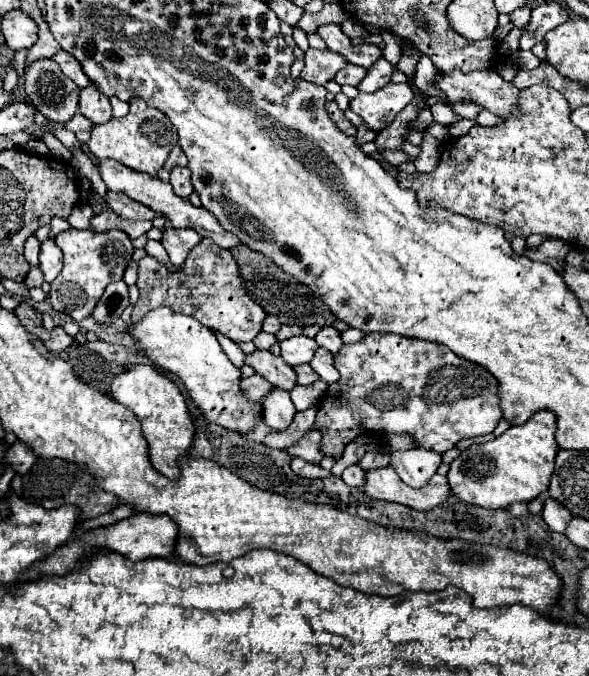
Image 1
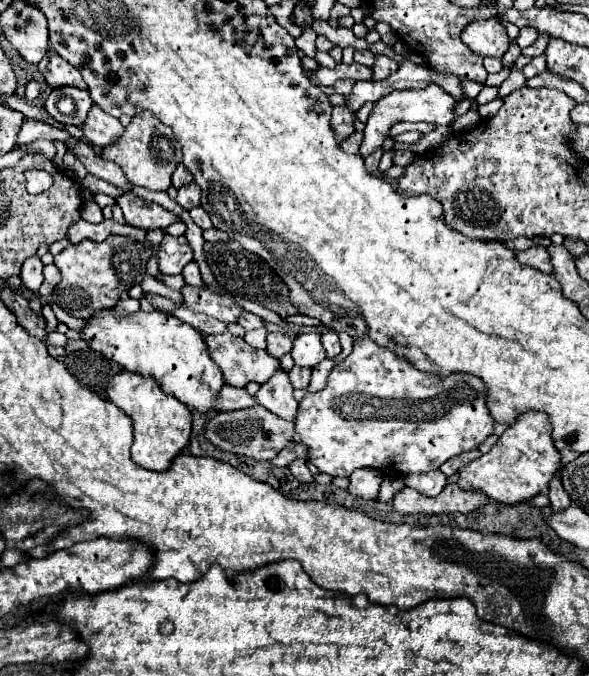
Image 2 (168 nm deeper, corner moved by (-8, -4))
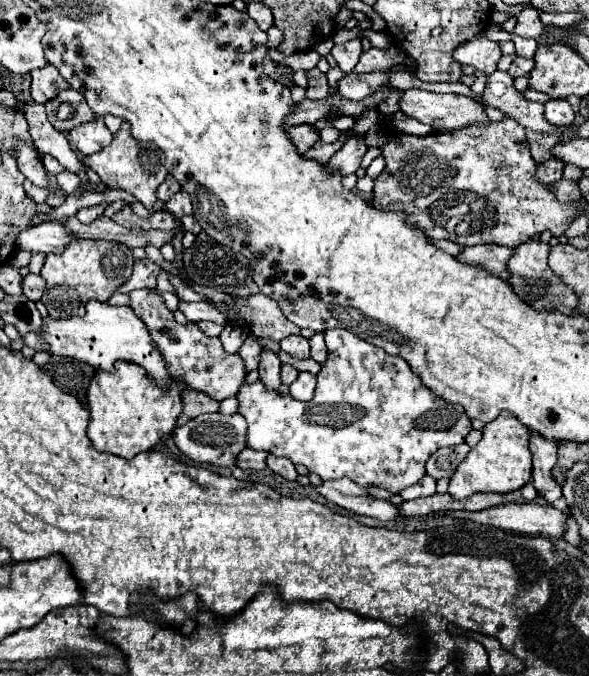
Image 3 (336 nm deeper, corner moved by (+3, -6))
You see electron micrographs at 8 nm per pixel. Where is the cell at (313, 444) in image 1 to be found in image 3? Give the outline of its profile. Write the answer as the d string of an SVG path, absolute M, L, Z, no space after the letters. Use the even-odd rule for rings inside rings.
M245 448L241 454L239 454L239 462L237 466L243 468L243 470L263 470L267 464L265 464L265 458L269 456L269 452L265 450L251 450L251 448Z

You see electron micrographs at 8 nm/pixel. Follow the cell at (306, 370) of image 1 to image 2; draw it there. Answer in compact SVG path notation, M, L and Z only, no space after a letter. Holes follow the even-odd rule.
M294 366L288 374L290 374L290 382L294 388L306 388L310 382L310 368L302 368L302 366Z

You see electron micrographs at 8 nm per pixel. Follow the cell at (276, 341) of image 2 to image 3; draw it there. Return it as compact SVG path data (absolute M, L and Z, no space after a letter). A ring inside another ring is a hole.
M251 334L249 338L247 338L247 342L241 346L241 350L239 350L239 354L241 354L241 358L245 360L245 366L247 366L247 370L251 372L251 370L257 370L257 366L259 366L259 360L261 360L261 354L265 352L267 348Z

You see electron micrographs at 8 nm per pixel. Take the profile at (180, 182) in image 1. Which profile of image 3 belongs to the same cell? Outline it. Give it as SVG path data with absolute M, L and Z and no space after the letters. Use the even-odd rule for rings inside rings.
M179 190L177 194L173 194L169 200L167 200L167 210L173 214L173 216L177 216L177 218L181 218L181 216L185 216L185 214L191 214L191 200L189 200L189 196L187 196L187 192L185 190Z

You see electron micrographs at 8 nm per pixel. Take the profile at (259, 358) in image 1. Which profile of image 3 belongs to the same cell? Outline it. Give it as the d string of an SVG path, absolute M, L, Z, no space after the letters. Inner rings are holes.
M133 290L129 294L131 298L131 308L133 312L147 324L153 340L157 342L161 354L165 356L167 368L171 376L183 378L183 382L199 392L205 392L213 400L225 400L229 396L235 396L243 384L243 378L247 376L245 362L239 354L229 354L223 350L223 344L219 338L209 338L203 334L203 330L193 324L179 324L175 322L173 314L167 310L165 302L147 290Z

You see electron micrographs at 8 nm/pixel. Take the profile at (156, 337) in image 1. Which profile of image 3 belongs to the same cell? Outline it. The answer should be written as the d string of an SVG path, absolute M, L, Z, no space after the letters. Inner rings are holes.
M89 300L85 308L87 312L81 318L63 318L63 320L45 318L41 334L45 336L51 354L69 356L69 358L87 362L99 370L107 370L107 372L115 370L117 360L127 360L127 362L143 366L163 390L169 388L171 384L177 384L181 392L187 390L181 378L173 378L169 374L165 358L159 352L155 340L151 338L145 322L139 316L135 316L129 306L111 306L109 302Z

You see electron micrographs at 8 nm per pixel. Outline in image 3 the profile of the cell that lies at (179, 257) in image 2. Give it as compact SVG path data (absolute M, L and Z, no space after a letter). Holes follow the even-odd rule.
M149 258L137 260L131 278L127 280L127 284L123 284L123 286L119 288L119 292L129 294L129 292L135 290L135 288L155 288L157 276L159 276L161 272L163 272L163 268L157 266L153 260L149 260Z

